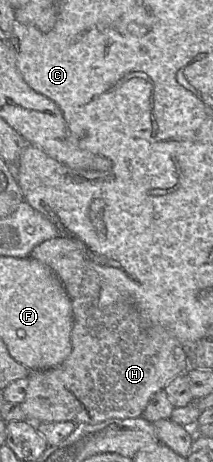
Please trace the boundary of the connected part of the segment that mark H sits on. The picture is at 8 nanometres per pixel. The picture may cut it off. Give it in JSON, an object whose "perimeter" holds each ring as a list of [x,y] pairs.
{"perimeter":[[[65,236],[49,239],[37,245],[29,257],[50,267],[61,281],[71,300],[73,326],[70,336],[72,351],[67,359],[57,367],[31,371],[27,376],[26,396],[20,404],[26,421],[34,424],[71,421],[77,425],[142,417],[152,396],[190,368],[186,349],[162,326],[143,325],[136,307],[130,301],[120,300],[107,307],[99,306],[101,279],[80,240]]]}

